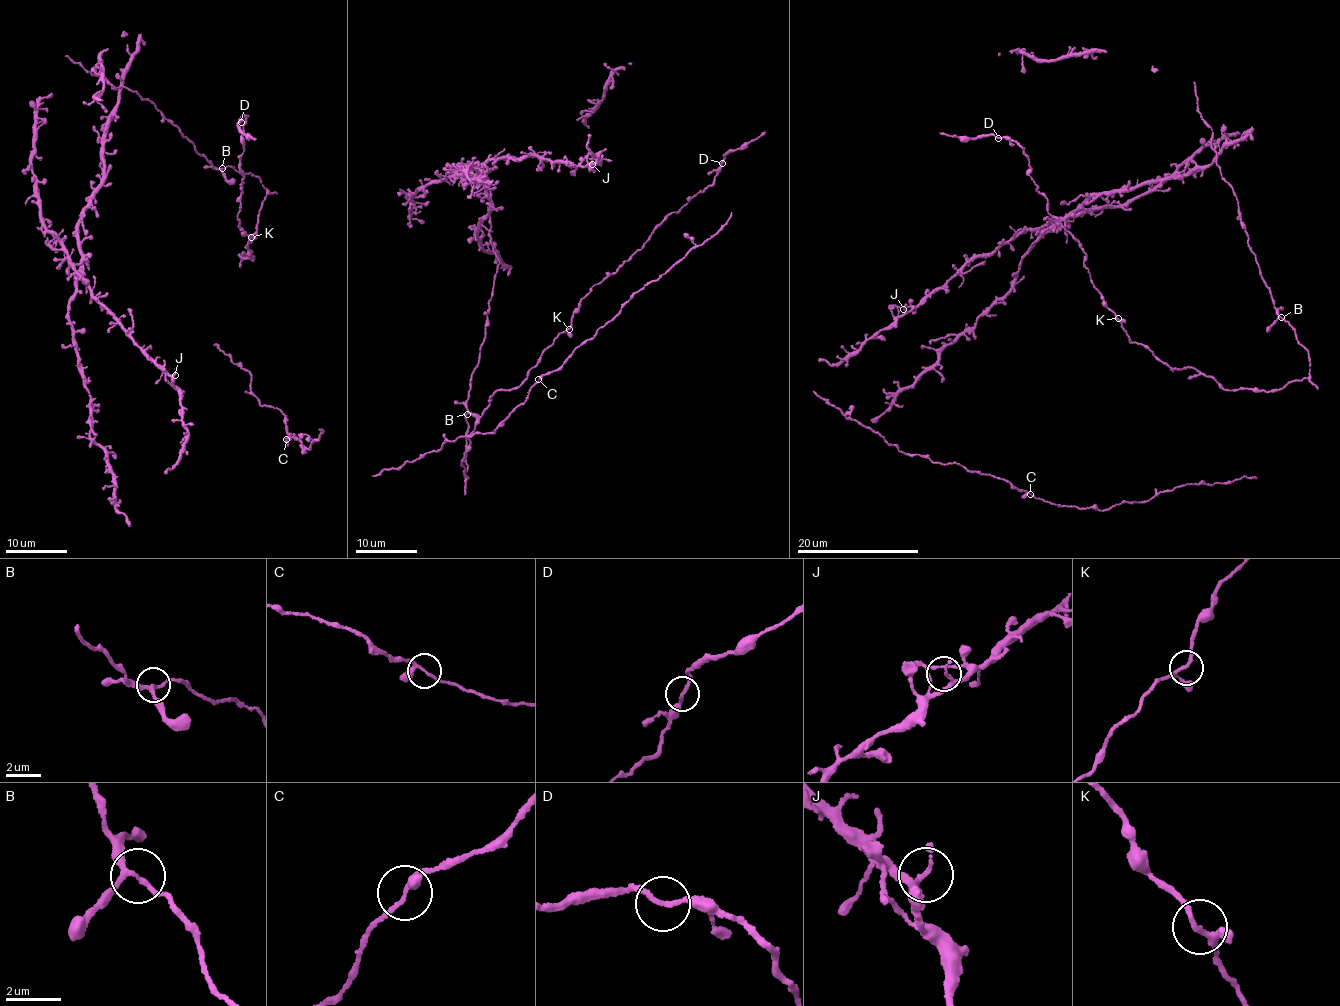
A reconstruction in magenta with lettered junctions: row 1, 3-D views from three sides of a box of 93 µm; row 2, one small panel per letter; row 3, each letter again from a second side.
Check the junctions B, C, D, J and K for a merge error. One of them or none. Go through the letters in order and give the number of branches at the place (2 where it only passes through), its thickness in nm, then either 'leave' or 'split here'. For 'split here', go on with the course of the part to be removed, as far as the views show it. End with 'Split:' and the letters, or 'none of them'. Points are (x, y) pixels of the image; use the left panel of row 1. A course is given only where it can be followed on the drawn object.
B: 3 | 170 nm | leave
C: 3 | 150 nm | leave
D: 2 | 160 nm | leave
J: 2 | 150 nm | leave
K: 3 | 160 nm | leave
Split: none of them

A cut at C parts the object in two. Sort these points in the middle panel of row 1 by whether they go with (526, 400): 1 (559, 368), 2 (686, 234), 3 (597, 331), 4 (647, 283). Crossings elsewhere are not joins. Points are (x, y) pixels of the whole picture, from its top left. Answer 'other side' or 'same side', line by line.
1: other side
2: other side
3: other side
4: other side

